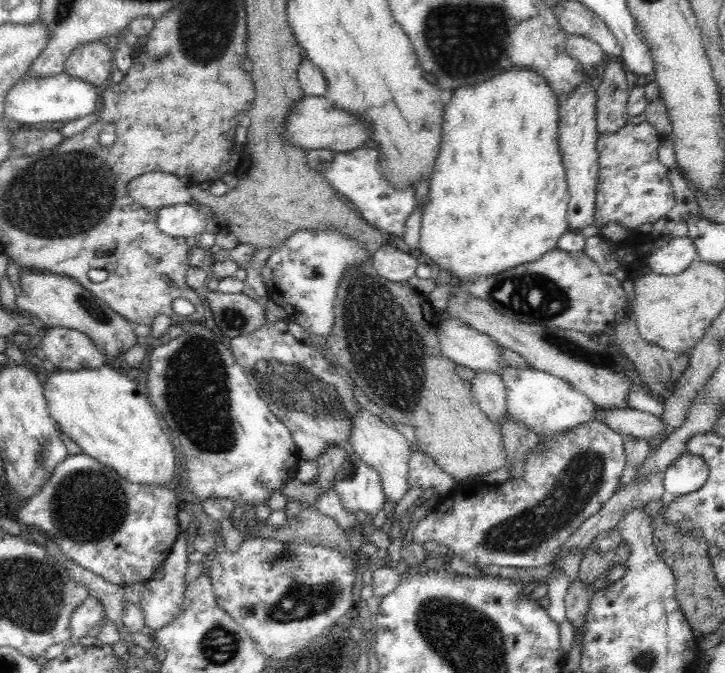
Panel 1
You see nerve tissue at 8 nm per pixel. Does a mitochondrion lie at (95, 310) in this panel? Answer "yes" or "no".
yes

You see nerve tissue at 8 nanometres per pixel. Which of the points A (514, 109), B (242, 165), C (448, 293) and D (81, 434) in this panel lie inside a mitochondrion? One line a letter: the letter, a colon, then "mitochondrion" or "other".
A: other
B: other
C: other
D: other

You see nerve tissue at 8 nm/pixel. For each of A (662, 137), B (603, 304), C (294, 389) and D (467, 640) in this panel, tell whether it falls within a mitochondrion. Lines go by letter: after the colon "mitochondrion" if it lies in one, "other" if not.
A: other
B: other
C: mitochondrion
D: mitochondrion

